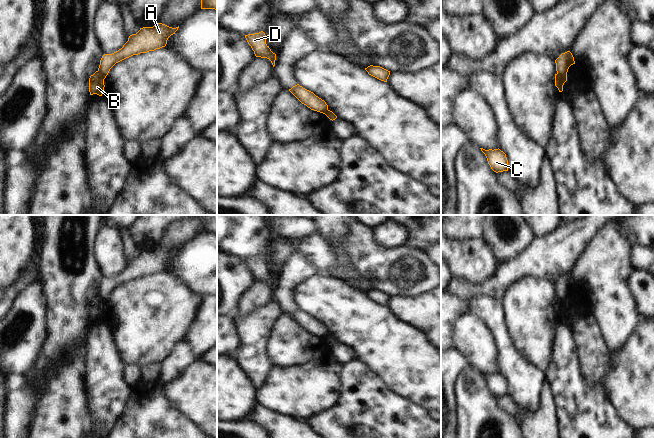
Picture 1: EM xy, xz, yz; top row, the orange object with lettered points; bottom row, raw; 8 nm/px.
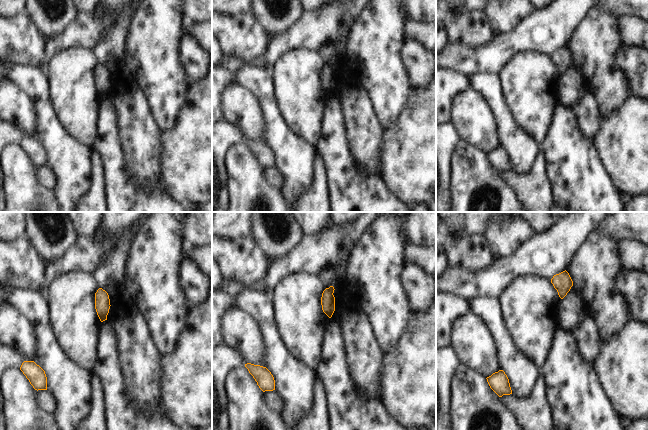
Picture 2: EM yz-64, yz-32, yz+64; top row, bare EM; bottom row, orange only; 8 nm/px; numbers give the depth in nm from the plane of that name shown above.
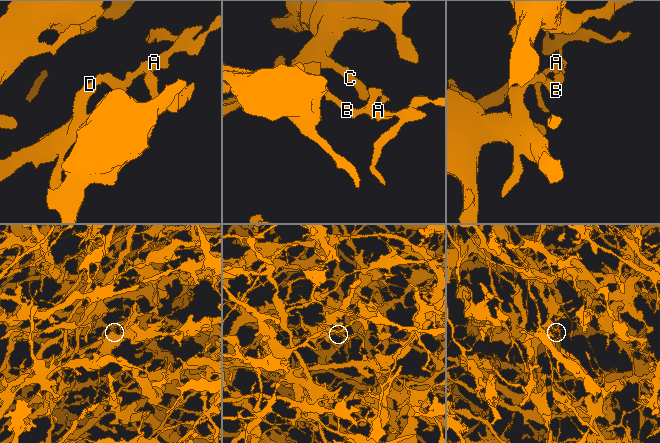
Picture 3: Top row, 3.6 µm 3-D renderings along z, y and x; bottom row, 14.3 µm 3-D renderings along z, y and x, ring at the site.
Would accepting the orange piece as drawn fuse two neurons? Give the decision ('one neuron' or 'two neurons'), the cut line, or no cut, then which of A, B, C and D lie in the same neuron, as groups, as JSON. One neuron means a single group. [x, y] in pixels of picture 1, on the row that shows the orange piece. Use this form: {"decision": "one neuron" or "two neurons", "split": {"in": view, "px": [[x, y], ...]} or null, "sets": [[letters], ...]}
{"decision": "two neurons", "split": {"in": "yz", "px": [[557, 73], [564, 82]]}, "sets": [["A"], ["B", "C", "D"]]}

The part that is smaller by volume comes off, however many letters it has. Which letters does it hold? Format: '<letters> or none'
A

